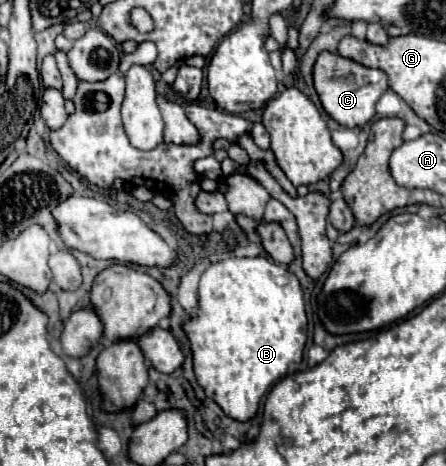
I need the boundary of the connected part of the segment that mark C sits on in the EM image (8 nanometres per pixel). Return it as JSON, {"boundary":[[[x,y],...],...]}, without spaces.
{"boundary":[[[321,52],[313,64],[313,84],[323,104],[323,110],[341,126],[357,128],[365,126],[375,116],[375,104],[379,96],[389,88],[389,78],[383,70],[365,68],[337,52]]]}

